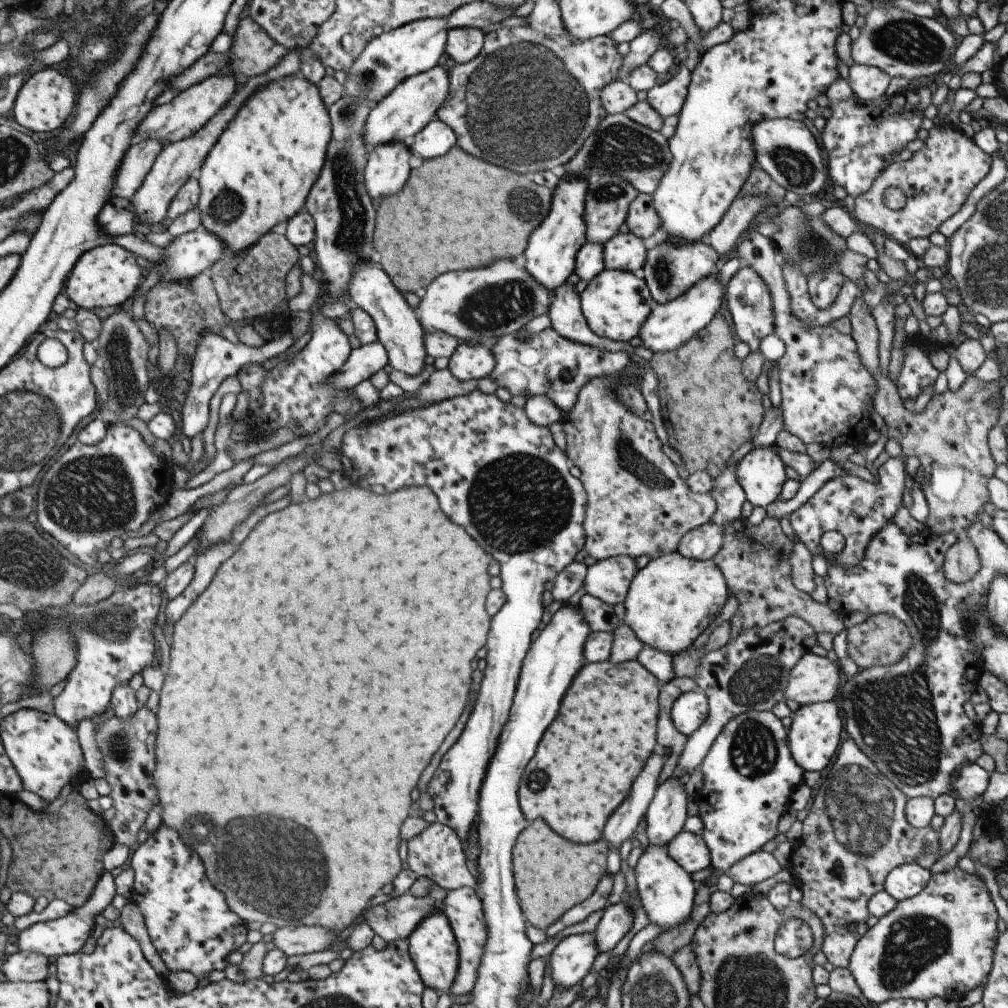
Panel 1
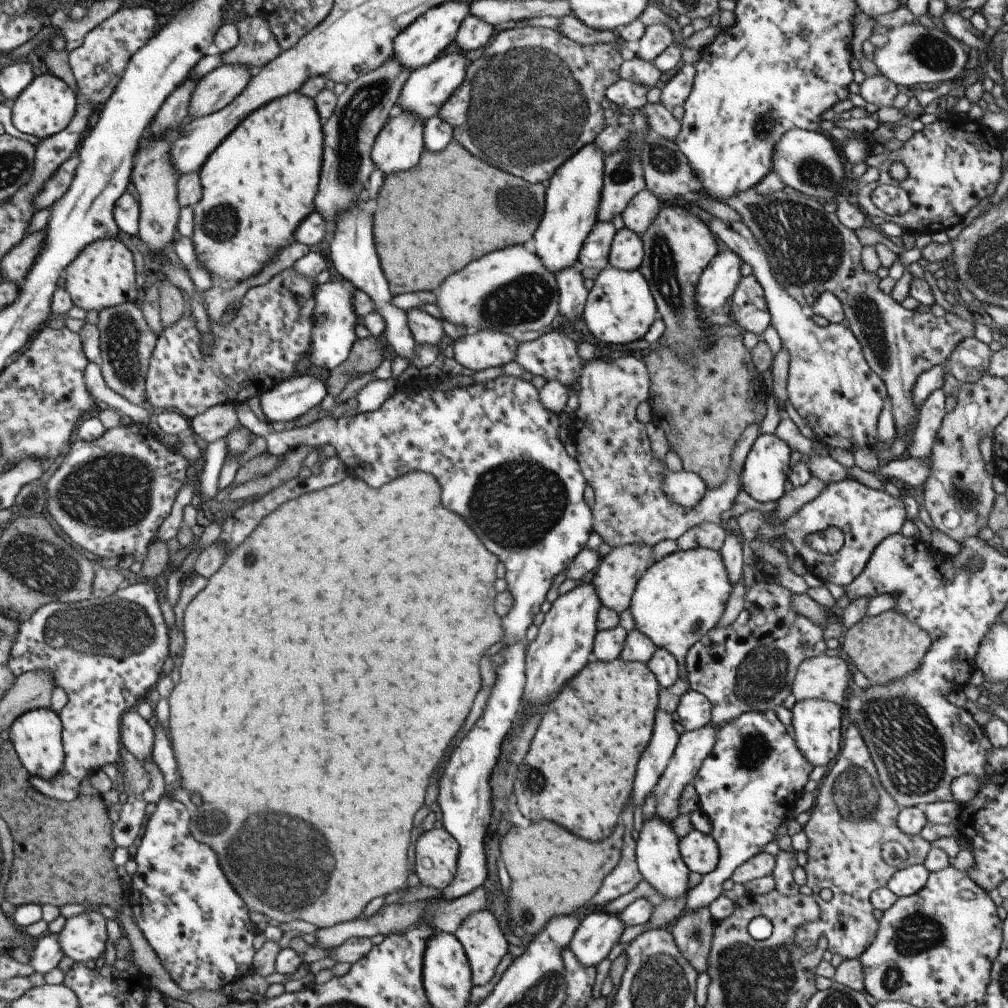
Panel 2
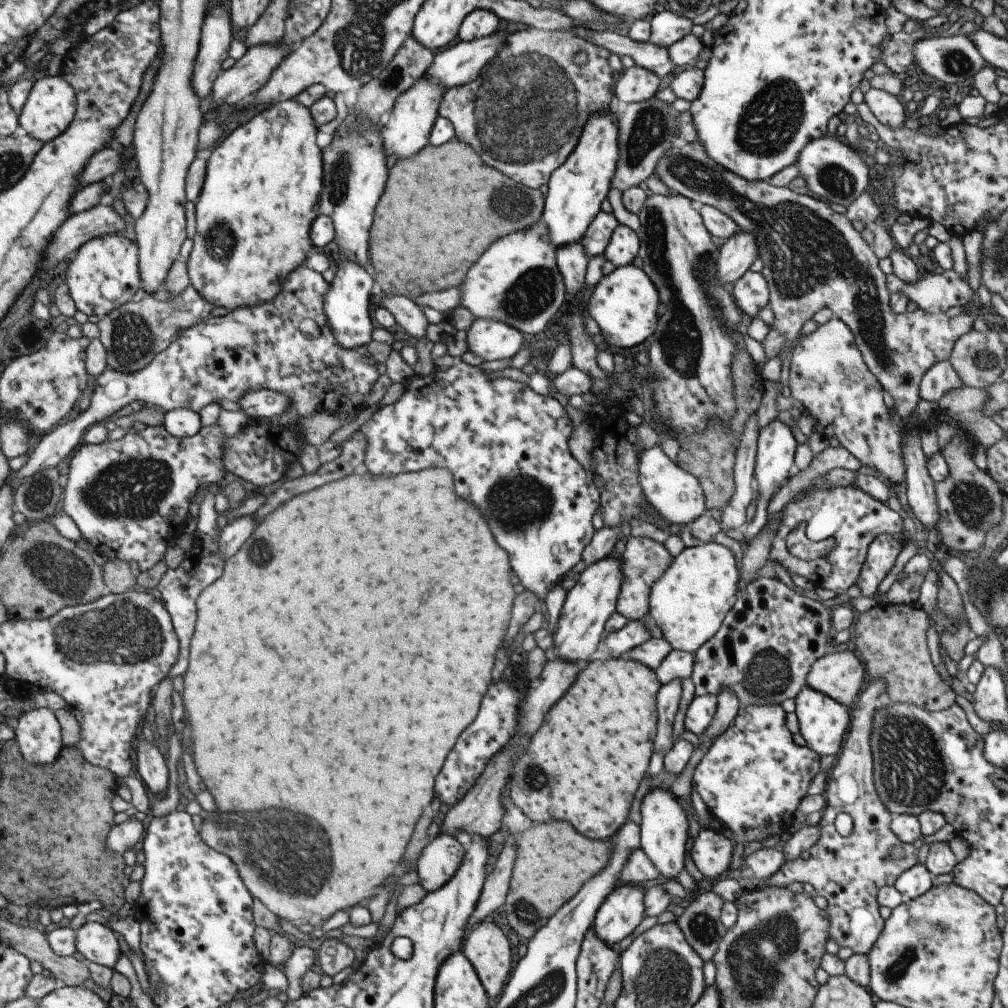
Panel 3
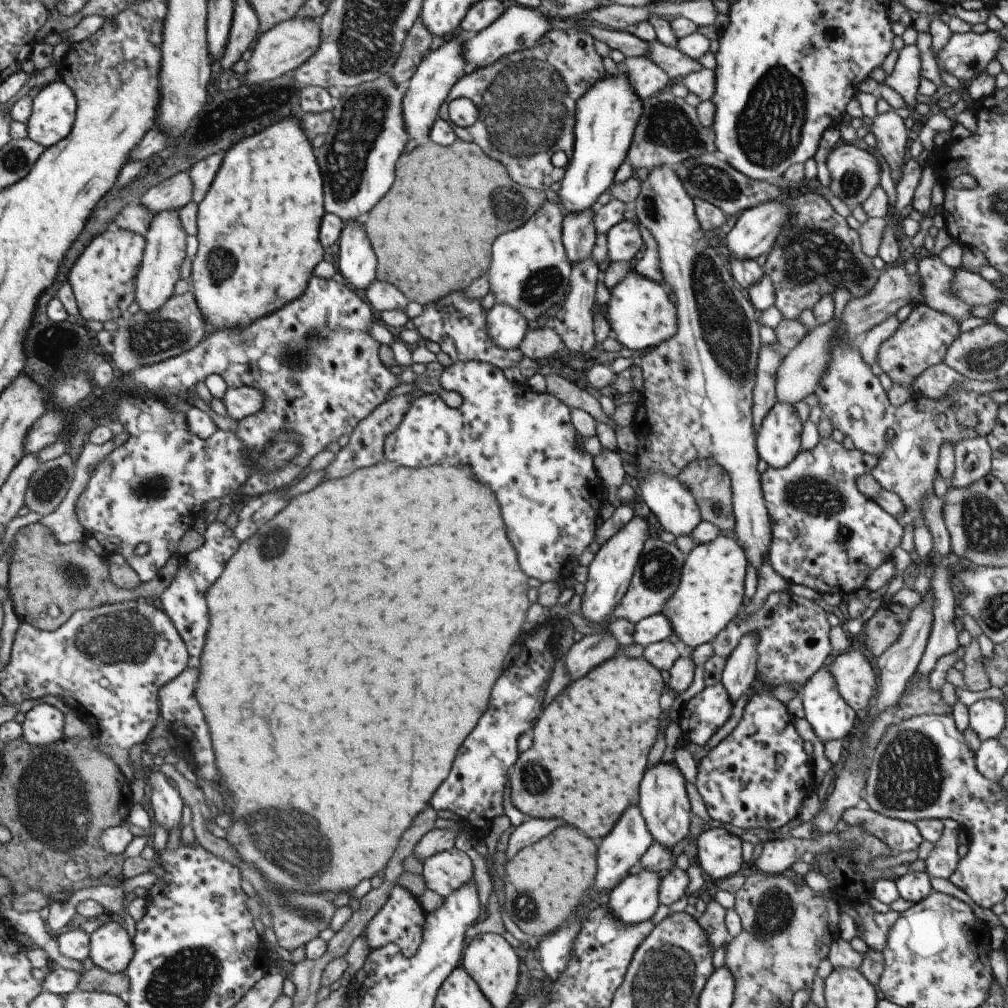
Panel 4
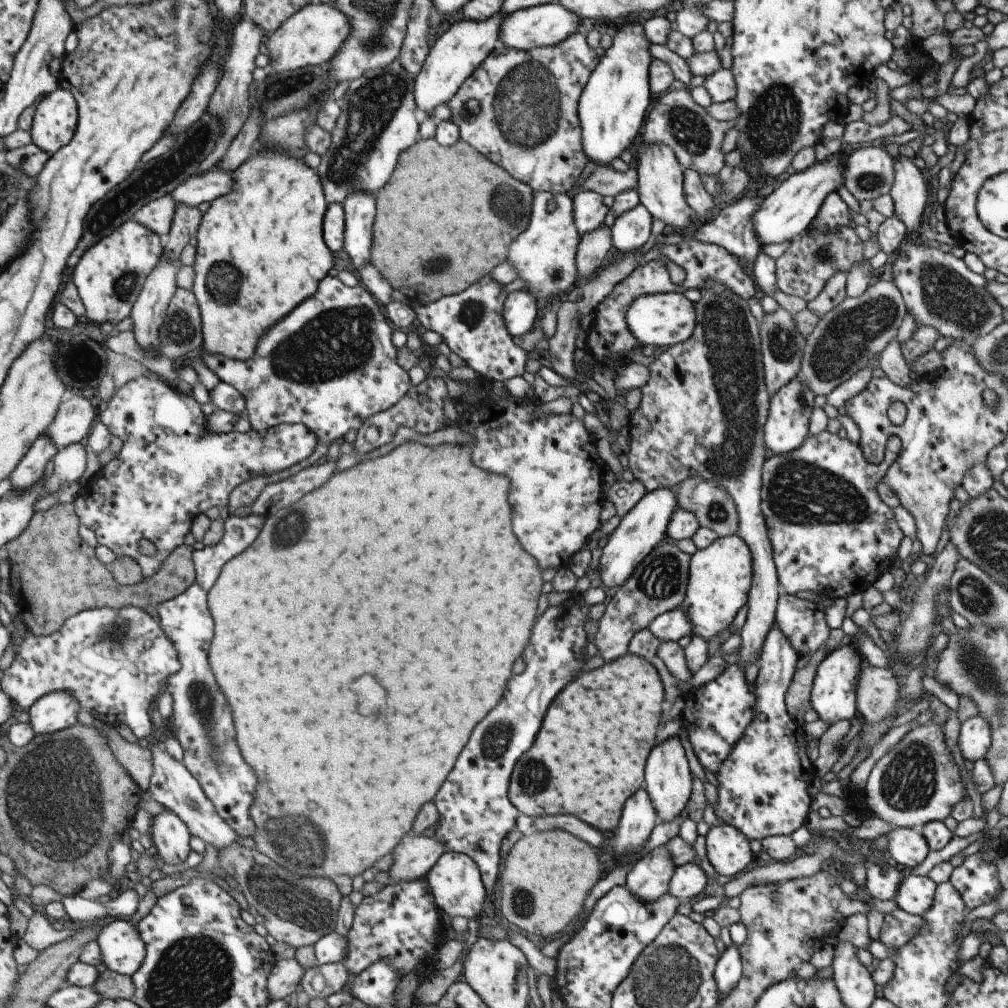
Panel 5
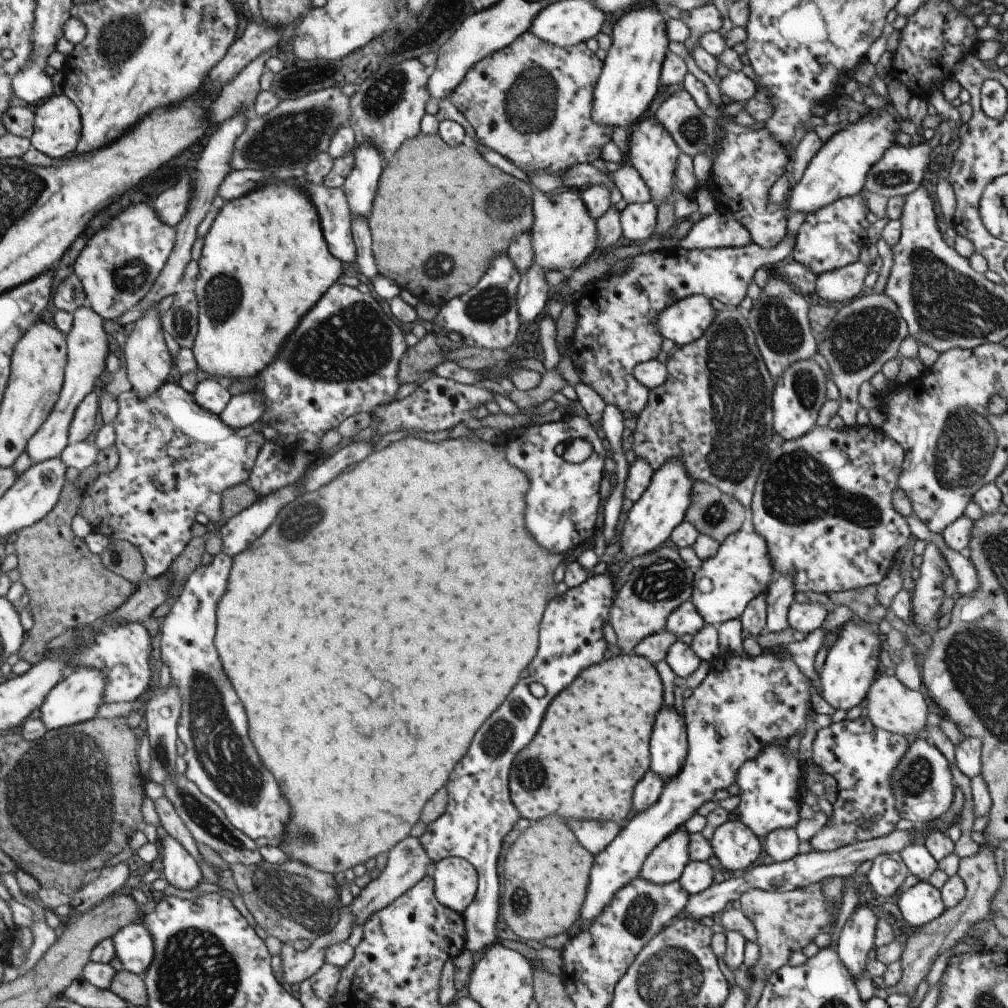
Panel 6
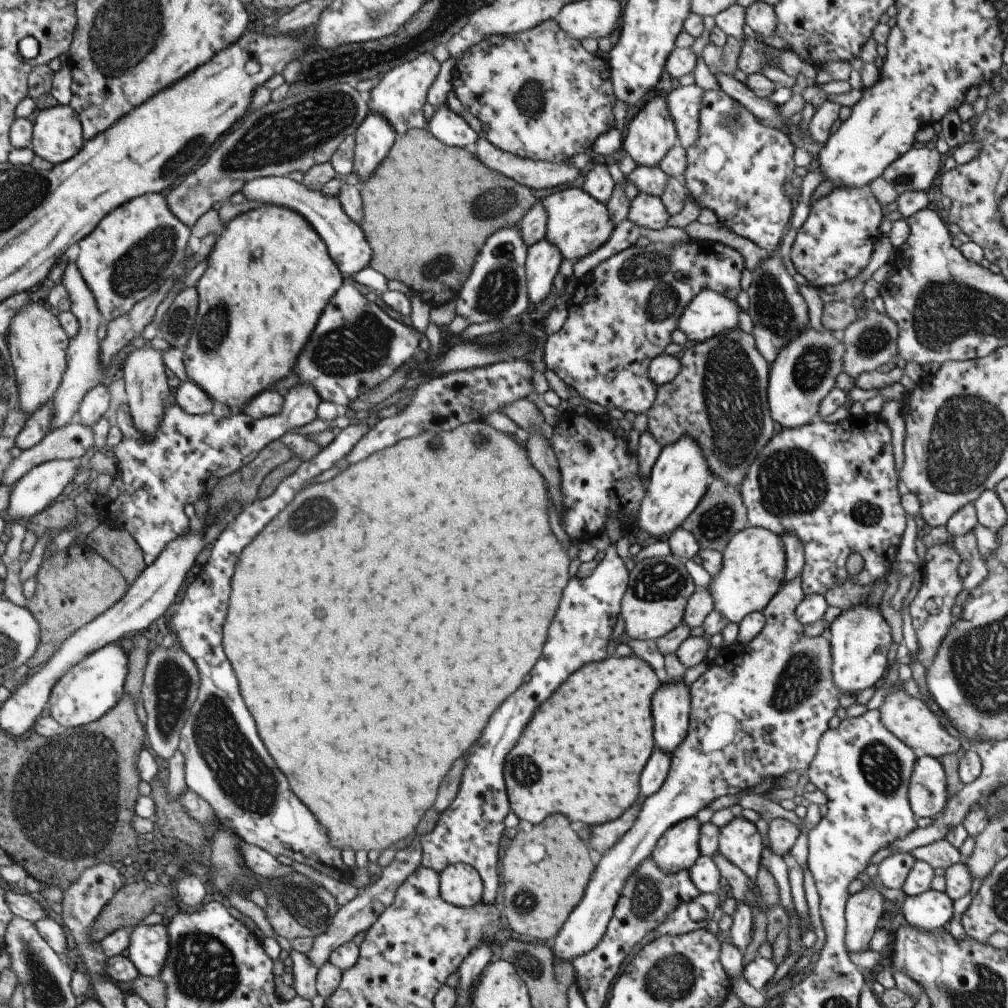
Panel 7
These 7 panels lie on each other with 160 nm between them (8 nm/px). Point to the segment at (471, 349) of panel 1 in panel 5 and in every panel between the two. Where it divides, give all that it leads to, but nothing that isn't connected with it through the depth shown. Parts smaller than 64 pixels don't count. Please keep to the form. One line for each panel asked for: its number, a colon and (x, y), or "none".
2: (479, 349)
3: (491, 340)
4: (506, 327)
5: (518, 312)

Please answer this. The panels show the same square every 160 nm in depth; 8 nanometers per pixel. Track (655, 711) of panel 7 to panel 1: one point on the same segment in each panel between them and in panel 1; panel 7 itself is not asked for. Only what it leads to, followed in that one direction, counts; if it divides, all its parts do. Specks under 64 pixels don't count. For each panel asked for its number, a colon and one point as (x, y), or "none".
1: (666, 891)
2: (657, 857)
3: (663, 826)
4: (662, 801)
5: (667, 780)
6: (668, 746)

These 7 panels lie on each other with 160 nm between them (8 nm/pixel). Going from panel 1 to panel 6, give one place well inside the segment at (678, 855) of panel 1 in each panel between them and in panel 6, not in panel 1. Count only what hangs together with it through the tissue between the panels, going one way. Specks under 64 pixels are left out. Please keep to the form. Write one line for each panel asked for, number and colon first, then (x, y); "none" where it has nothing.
2: (699, 852)
3: (711, 852)
4: (719, 853)
5: (727, 849)
6: (735, 847)

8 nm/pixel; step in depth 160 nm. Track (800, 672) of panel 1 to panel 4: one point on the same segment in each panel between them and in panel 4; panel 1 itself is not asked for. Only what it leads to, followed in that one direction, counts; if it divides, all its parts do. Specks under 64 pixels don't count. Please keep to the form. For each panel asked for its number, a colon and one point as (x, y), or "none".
2: (823, 677)
3: (840, 675)
4: (855, 681)

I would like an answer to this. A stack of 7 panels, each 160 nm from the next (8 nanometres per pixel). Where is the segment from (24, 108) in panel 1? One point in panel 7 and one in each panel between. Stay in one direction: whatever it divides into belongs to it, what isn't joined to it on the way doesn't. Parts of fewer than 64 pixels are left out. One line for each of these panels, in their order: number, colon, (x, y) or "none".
2: (44, 107)
3: (50, 107)
4: (52, 113)
5: (55, 117)
6: (56, 126)
7: (56, 133)

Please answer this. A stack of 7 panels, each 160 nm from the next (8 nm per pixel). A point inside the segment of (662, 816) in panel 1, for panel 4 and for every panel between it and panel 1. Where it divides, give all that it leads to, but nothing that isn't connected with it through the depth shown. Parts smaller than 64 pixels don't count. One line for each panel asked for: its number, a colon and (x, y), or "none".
2: (692, 747)
3: (727, 705)
4: (737, 676)

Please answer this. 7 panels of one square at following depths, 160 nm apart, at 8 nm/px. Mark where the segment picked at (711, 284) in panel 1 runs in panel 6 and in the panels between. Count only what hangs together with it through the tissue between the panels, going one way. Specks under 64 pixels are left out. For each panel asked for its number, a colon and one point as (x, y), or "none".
2: (719, 278)
3: (735, 255)
4: (755, 231)
5: (787, 211)
6: (838, 169)

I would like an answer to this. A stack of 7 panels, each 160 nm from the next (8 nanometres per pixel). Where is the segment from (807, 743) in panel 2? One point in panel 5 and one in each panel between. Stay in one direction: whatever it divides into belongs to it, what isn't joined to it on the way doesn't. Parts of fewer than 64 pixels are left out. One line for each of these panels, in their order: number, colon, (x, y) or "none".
3: (823, 722)
4: (831, 718)
5: (832, 696)

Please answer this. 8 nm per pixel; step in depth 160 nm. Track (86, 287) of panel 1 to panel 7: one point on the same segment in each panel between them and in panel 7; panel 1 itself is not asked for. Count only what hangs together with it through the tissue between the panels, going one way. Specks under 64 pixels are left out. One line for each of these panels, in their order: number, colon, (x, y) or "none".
2: (102, 275)
3: (103, 275)
4: (102, 279)
5: (108, 277)
6: (116, 268)
7: (131, 252)

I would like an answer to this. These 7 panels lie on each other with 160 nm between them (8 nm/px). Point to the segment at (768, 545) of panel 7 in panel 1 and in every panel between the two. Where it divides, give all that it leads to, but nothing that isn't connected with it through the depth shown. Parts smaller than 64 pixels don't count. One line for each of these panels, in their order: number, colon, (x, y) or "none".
1: (671, 600)
2: (677, 600)
3: (688, 601)
4: (710, 592)
5: (719, 576)
6: (741, 569)

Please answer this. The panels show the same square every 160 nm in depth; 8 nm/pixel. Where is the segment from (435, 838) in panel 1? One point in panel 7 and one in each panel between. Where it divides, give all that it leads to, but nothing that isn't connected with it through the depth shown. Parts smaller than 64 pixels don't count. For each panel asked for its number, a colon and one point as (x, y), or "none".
2: (436, 851)
3: (438, 861)
4: (444, 872)
5: (454, 880)
6: (454, 880)
7: (459, 884)

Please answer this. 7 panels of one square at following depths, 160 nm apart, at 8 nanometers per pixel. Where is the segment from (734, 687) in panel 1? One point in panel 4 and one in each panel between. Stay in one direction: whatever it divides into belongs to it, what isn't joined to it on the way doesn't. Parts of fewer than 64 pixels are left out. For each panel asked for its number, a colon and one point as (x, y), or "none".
2: (748, 665)
3: (765, 645)
4: (792, 644)

